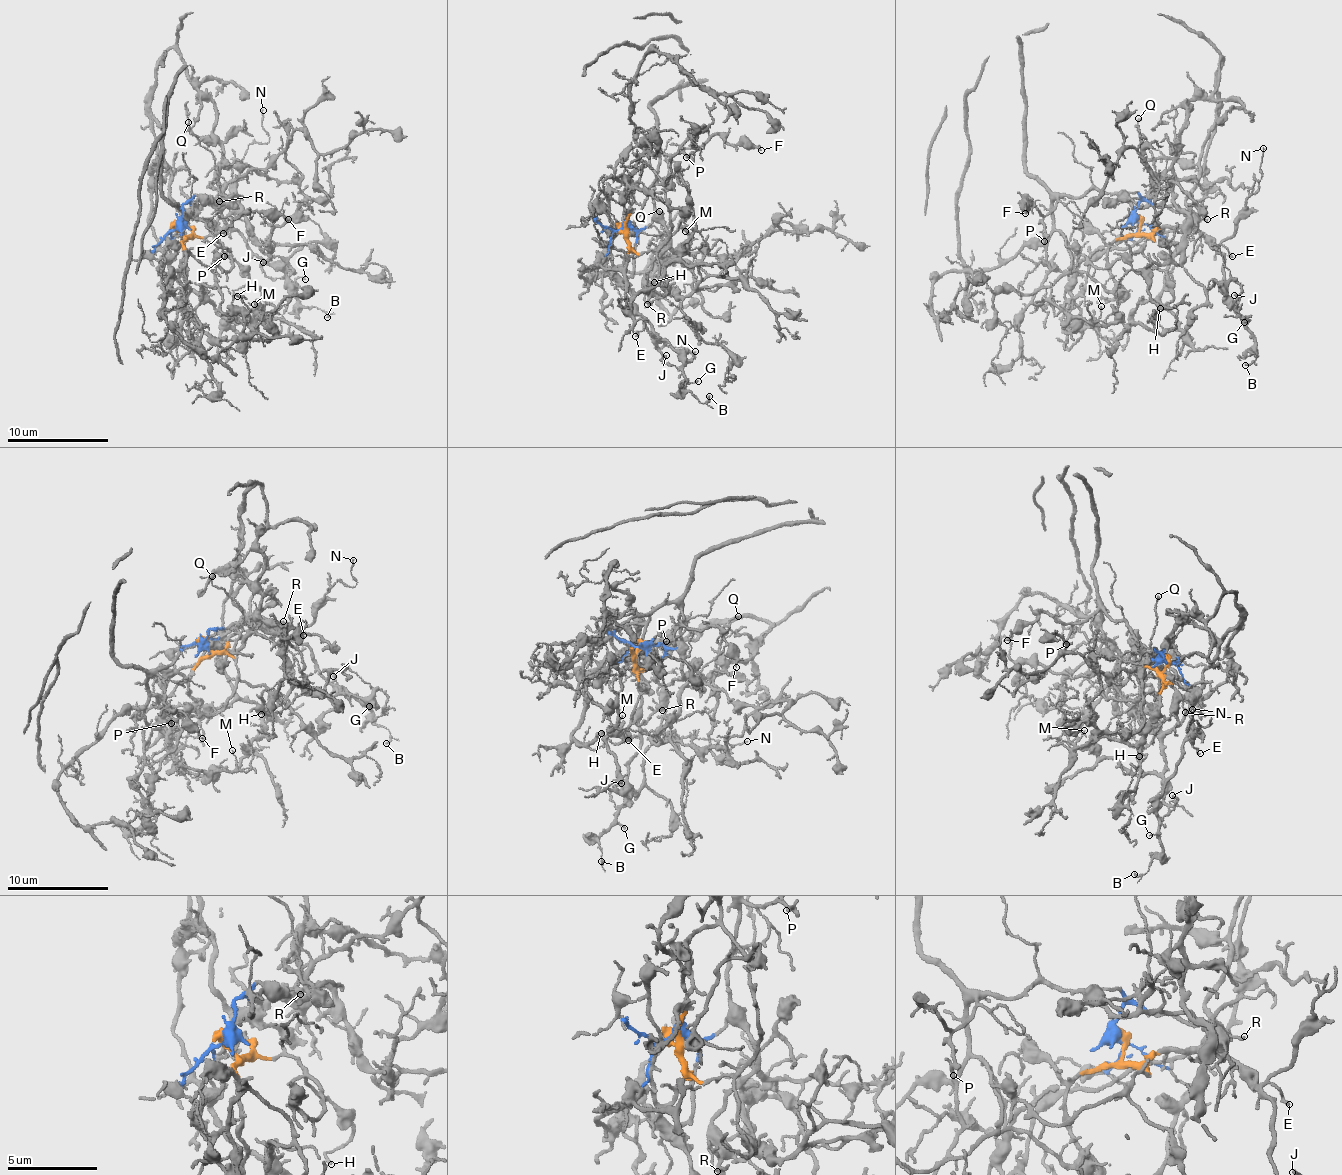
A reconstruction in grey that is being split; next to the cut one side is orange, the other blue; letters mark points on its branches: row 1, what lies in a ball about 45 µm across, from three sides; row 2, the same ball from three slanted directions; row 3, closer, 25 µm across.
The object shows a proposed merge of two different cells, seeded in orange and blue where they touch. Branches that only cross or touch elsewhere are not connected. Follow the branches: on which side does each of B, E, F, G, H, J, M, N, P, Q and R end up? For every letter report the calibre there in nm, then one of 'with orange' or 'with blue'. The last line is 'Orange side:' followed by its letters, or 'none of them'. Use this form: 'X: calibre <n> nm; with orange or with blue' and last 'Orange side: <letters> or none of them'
B: calibre 100 nm; with orange
E: calibre 140 nm; with orange
F: calibre 120 nm; with blue
G: calibre 90 nm; with orange
H: calibre 80 nm; with orange
J: calibre 120 nm; with orange
M: calibre 100 nm; with orange
N: calibre 110 nm; with orange
P: calibre 200 nm; with blue
Q: calibre 120 nm; with blue
R: calibre 110 nm; with blue
Orange side: B, E, G, H, J, M, N

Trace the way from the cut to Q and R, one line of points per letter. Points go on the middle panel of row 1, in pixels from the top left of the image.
Q: (622, 227), (644, 230), (659, 220), (669, 235), (673, 249), (656, 211), (658, 211)
R: (622, 227), (630, 225), (637, 230), (659, 220), (669, 235), (669, 247), (645, 274), (644, 298), (647, 303)

